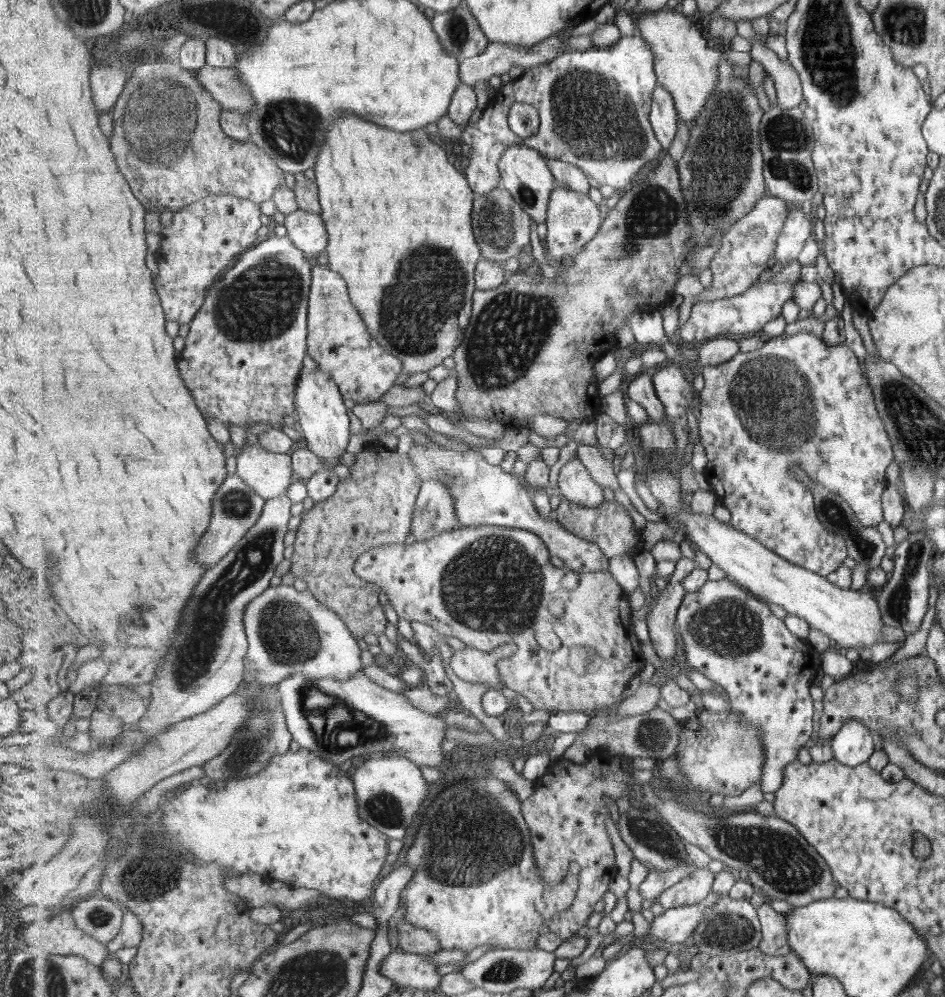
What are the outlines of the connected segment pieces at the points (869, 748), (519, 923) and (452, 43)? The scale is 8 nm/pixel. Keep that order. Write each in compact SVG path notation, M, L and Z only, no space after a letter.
M851 720L830 741L834 758L845 766L859 766L875 753L875 738L860 721Z
M474 776L471 779L456 778L450 782L445 783L445 786L438 788L437 794L431 799L429 806L426 807L421 822L419 822L419 828L415 835L412 846L407 850L406 861L403 864L410 864L415 867L415 876L411 878L411 882L407 884L405 890L401 892L401 901L405 905L407 912L403 914L403 921L407 923L413 923L417 927L433 931L436 934L437 939L441 941L441 947L443 949L460 948L465 952L477 948L477 946L483 946L483 944L490 944L492 950L495 949L533 949L537 946L537 938L541 934L541 930L547 930L549 924L547 921L557 913L569 909L575 901L575 895L577 895L577 889L579 889L579 871L581 868L578 865L573 865L570 869L567 878L557 884L557 886L547 886L539 874L539 868L537 868L536 861L534 860L533 844L530 844L531 830L527 826L527 820L523 816L523 810L521 810L521 798L515 794L513 788L507 786L505 780L501 778Z
M469 7L437 12L431 22L447 52L459 60L473 58L488 50L490 41Z

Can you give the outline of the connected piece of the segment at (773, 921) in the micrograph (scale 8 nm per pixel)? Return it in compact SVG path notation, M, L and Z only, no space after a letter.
M766 900L758 908L758 916L762 924L762 941L759 946L761 951L776 957L793 953L786 914L773 910L769 900Z

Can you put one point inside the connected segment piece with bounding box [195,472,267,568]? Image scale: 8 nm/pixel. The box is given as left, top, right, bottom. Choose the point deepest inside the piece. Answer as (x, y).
(237, 507)

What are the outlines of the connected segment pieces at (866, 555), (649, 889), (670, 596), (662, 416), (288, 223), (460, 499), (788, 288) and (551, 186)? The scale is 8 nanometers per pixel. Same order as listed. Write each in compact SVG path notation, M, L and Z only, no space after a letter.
M823 485L815 488L815 502L819 506L819 520L827 527L829 533L839 534L845 538L846 547L848 548L848 556L859 565L854 568L852 586L853 591L867 590L869 586L867 576L868 570L879 567L879 560L884 555L885 544L881 540L879 530L875 526L865 526L857 514L855 514L850 504L840 494L831 492Z
M686 862L686 864L675 867L675 870L667 869L666 871L661 871L651 869L645 880L639 885L639 894L643 899L659 899L674 883L679 884L679 882L691 876L697 869L695 862Z
M686 557L676 561L676 567L665 590L660 594L658 604L647 618L653 649L661 661L670 661L677 654L677 614L688 594L684 580L697 567L697 563Z
M642 371L630 382L628 396L642 404L649 413L651 422L659 424L667 421L666 406L658 397L652 377Z
M301 208L291 214L285 214L282 226L286 236L307 256L316 256L326 252L328 231L322 214L315 214Z
M431 443L428 446L415 445L407 454L423 483L427 480L439 480L447 484L455 498L455 514L460 526L493 525L529 530L543 538L551 555L563 559L564 566L578 574L609 571L609 556L604 556L597 543L568 531L554 515L542 515L534 503L532 489L523 479L513 472L505 472L499 465L487 463L487 458L484 459L480 451L453 451Z
M795 282L794 283L755 283L747 292L743 294L725 298L721 300L703 302L697 301L691 308L691 314L687 322L680 329L680 337L683 341L691 343L691 345L697 346L703 344L711 339L730 336L732 334L749 334L761 335L761 328L779 318L781 312L783 312L783 306L787 304L787 300L791 300L795 296Z
M513 144L507 148L499 164L502 186L511 191L514 199L531 216L535 223L547 222L549 202L553 190L558 188L557 180L550 170L549 160L543 157L539 150L521 144Z

